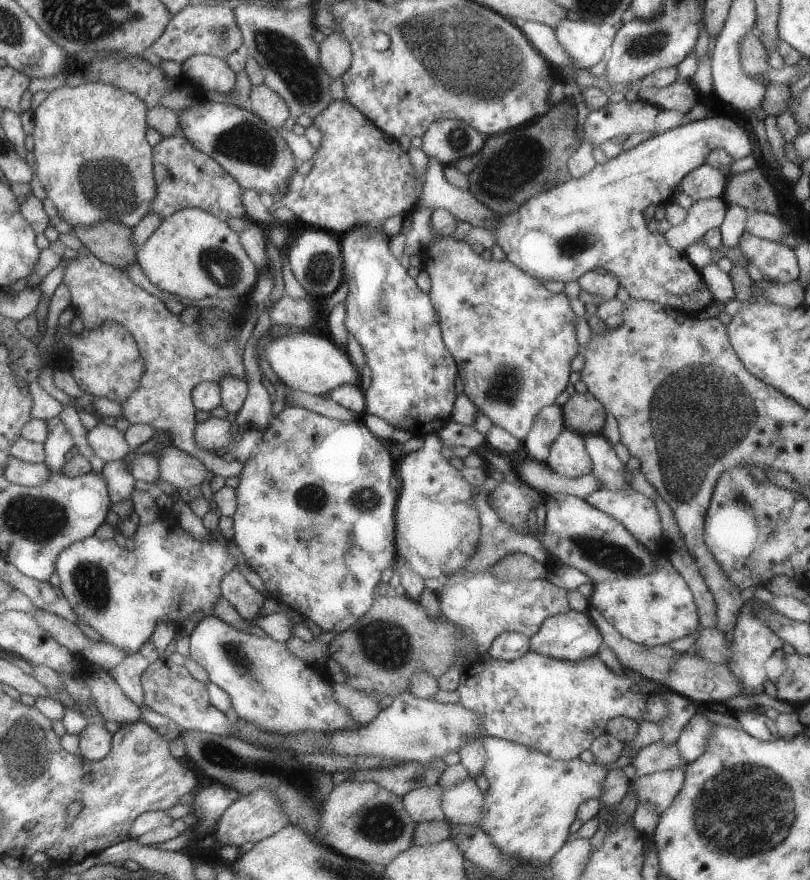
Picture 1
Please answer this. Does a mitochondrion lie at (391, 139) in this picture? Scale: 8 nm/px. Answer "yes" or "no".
no

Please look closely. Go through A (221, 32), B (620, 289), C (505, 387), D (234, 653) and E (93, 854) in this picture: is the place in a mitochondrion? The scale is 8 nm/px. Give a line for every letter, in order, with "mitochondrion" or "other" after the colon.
A: mitochondrion
B: other
C: mitochondrion
D: mitochondrion
E: other

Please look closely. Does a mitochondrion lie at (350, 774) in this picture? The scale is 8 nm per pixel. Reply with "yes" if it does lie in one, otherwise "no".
no

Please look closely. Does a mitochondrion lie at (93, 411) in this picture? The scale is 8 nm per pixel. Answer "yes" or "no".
no

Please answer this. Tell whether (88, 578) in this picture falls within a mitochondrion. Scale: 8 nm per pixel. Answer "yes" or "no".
yes

